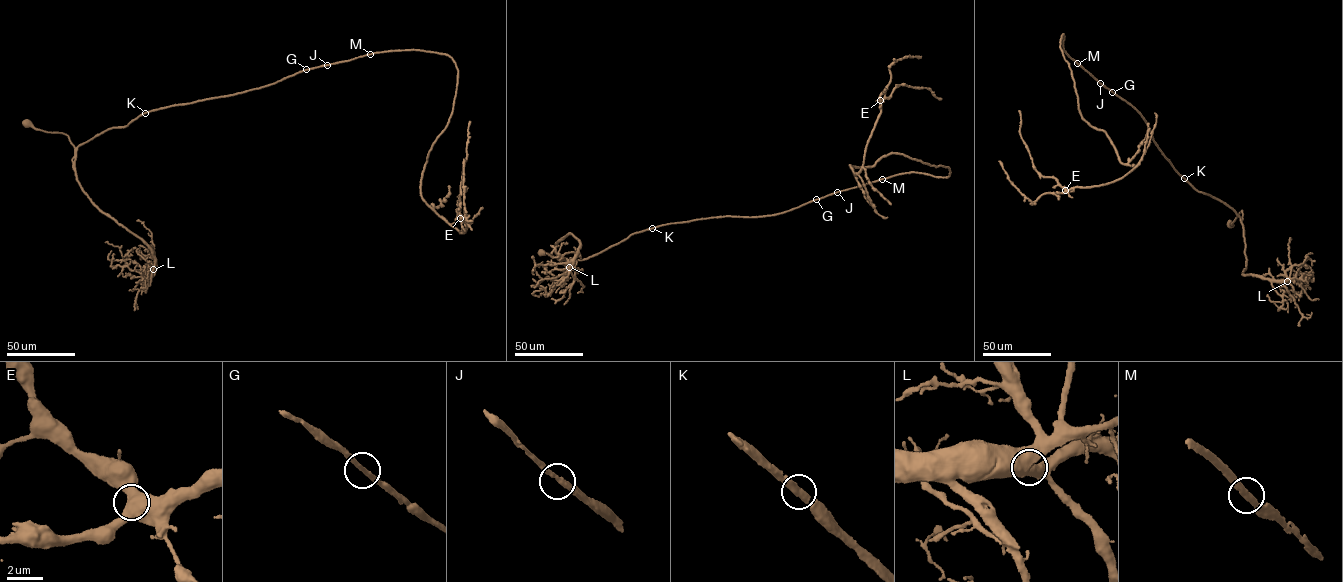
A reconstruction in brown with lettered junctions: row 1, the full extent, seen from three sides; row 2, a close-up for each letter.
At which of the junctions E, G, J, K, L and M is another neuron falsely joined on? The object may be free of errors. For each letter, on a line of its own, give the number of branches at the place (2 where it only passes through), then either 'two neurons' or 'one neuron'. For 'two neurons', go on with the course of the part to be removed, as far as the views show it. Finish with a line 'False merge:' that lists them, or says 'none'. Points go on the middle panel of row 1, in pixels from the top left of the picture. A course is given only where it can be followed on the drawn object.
E: branches 2; one neuron
G: branches 2; one neuron
J: branches 2; one neuron
K: branches 2; one neuron
L: branches 3; one neuron
M: branches 2; one neuron
False merge: none

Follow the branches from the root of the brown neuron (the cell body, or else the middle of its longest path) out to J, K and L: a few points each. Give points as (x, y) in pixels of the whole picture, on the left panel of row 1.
J: (26, 123), (65, 134), (75, 153), (79, 146), (107, 130), (126, 126), (144, 113), (264, 86), (327, 65)
K: (26, 123), (37, 129), (65, 134), (75, 153), (79, 146), (107, 130), (126, 126), (145, 113)
L: (26, 123), (68, 136), (75, 148), (75, 173), (82, 190), (92, 203), (150, 248), (156, 263), (153, 269)

